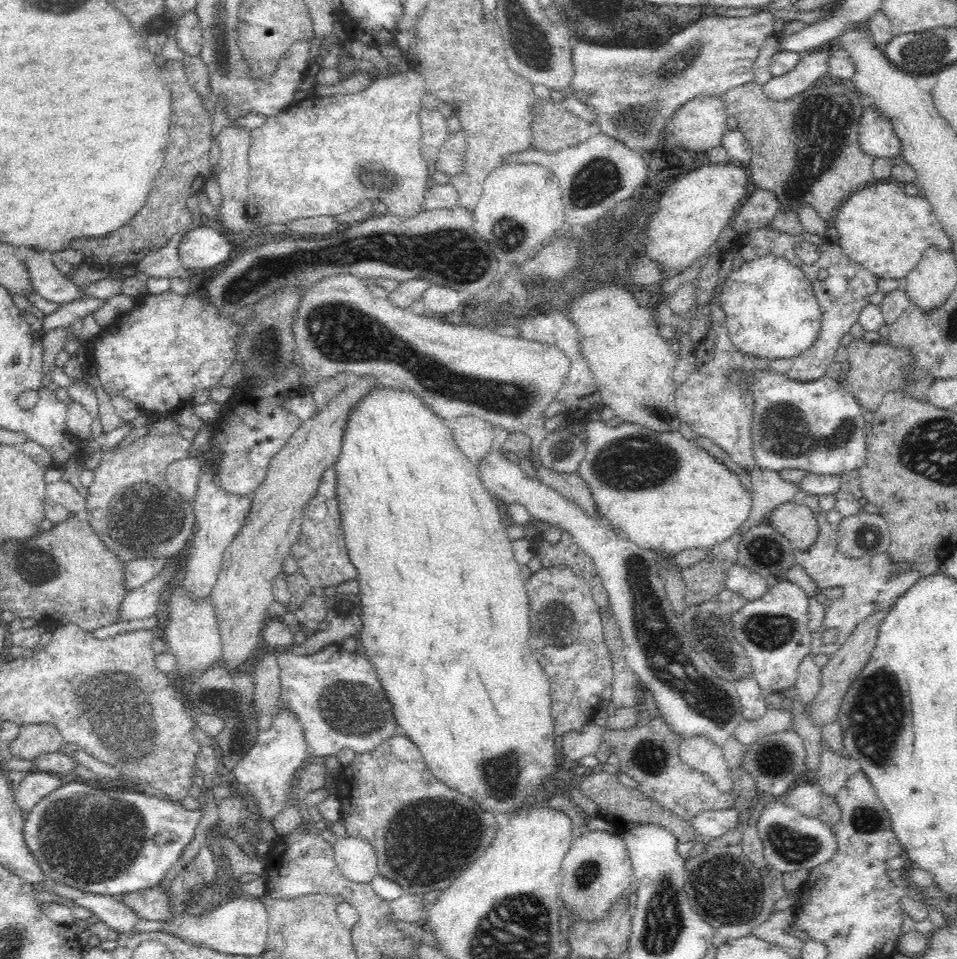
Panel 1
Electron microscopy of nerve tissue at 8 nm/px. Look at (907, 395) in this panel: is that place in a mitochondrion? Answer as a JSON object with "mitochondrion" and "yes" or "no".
{"mitochondrion":"no"}

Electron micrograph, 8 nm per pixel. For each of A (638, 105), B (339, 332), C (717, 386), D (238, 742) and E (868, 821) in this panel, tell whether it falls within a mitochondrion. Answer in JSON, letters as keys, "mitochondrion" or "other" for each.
{"A":"mitochondrion","B":"mitochondrion","C":"other","D":"other","E":"mitochondrion"}

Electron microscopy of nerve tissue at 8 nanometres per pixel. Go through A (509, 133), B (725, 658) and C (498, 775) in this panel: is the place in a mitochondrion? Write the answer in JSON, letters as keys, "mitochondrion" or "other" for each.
{"A":"other","B":"mitochondrion","C":"mitochondrion"}

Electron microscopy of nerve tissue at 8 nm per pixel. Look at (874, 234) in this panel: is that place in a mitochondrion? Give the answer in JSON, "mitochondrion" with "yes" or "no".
{"mitochondrion":"yes"}

